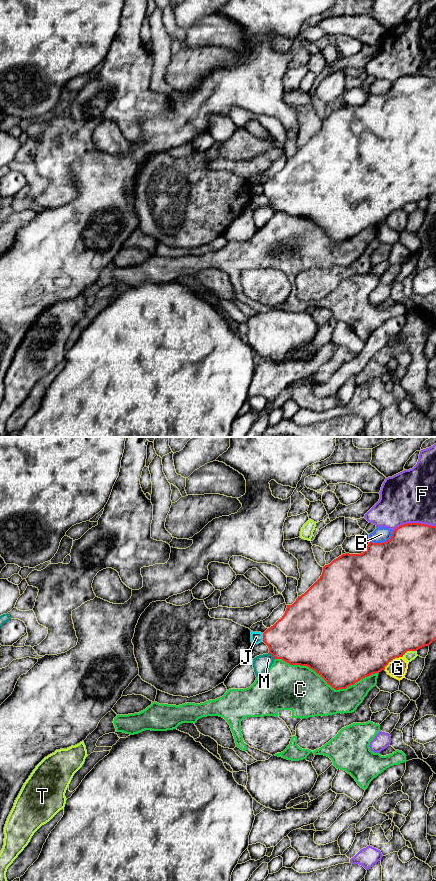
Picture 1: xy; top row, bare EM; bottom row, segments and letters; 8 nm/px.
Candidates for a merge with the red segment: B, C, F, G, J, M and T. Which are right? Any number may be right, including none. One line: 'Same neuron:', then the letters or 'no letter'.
Same neuron: no letter

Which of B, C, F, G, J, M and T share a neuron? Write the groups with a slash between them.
B / C / F / G / J / M / T

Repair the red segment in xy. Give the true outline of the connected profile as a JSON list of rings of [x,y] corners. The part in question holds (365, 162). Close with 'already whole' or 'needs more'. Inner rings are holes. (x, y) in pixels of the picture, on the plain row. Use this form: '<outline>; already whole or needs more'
[[[421,75],[403,76],[386,94],[369,93],[363,105],[345,105],[325,117],[320,130],[292,157],[287,157],[282,170],[263,185],[263,194],[274,211],[309,219],[335,242],[379,225],[393,211],[435,192],[436,78]]]; already whole

